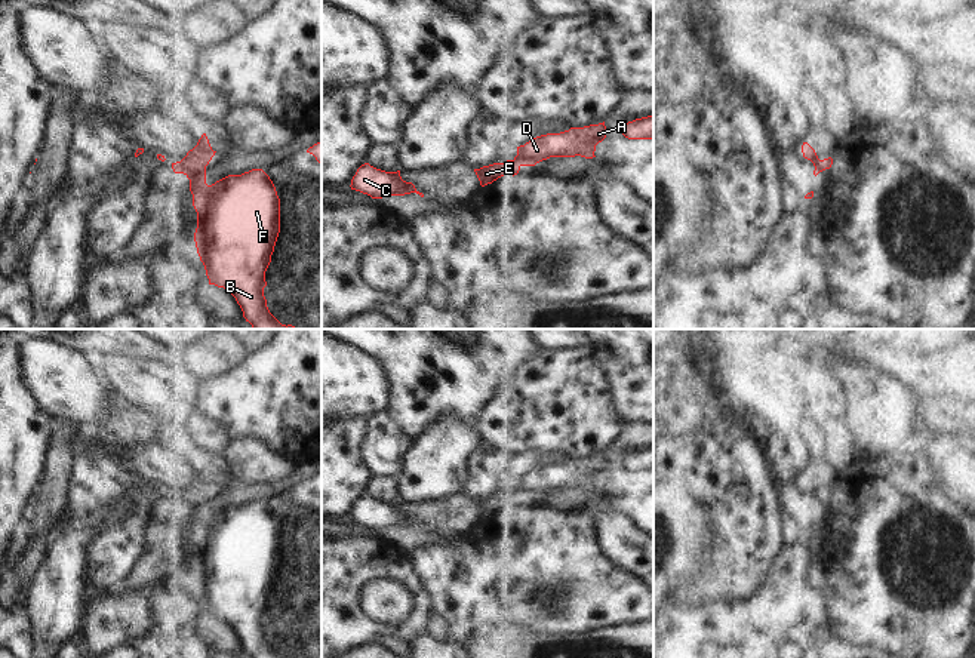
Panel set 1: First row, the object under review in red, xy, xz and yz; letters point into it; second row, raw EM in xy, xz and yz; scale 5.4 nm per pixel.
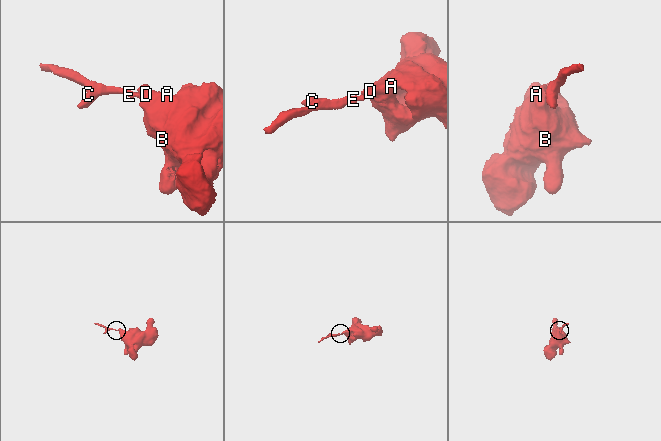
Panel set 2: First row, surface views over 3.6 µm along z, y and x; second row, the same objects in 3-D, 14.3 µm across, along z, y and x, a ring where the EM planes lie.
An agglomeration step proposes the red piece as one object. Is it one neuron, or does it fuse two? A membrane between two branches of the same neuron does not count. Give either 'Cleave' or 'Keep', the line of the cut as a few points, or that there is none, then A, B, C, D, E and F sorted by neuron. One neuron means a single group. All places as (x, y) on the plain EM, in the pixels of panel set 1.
Cleave. Split along yz (820, 492), (818, 503). Groups: A B D F / C E.

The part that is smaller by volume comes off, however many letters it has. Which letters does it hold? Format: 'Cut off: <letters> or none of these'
Cut off: C, E

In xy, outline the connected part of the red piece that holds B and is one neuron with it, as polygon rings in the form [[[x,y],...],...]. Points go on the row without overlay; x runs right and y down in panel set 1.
[[[203,465],[197,477],[181,492],[182,505],[190,511],[193,538],[197,544],[194,574],[209,617],[227,621],[252,658],[286,658],[270,645],[264,628],[265,603],[280,565],[280,531],[276,519],[262,501],[228,507],[207,517],[206,498],[215,485]]]

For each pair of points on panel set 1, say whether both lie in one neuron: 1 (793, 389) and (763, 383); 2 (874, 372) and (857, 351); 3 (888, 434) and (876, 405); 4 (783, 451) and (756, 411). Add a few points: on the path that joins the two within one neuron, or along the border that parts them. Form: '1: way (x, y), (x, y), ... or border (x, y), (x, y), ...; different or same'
1: border (780, 350), (780, 393), (789, 402), (802, 408); different
2: border (832, 353), (872, 360), (882, 372); different
3: way (882, 427), (877, 423), (877, 412); same
4: border (809, 445), (775, 442), (772, 454), (766, 461); different

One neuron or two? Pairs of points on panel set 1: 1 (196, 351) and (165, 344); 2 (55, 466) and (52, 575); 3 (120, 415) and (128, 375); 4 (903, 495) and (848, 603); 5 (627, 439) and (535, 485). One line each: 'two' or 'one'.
1: two
2: two
3: two
4: one
5: two

